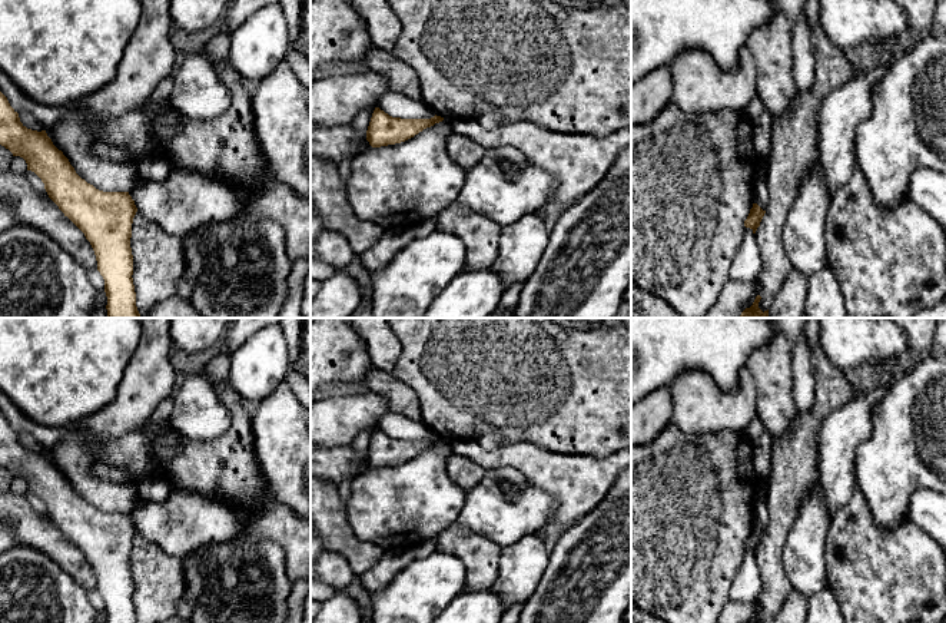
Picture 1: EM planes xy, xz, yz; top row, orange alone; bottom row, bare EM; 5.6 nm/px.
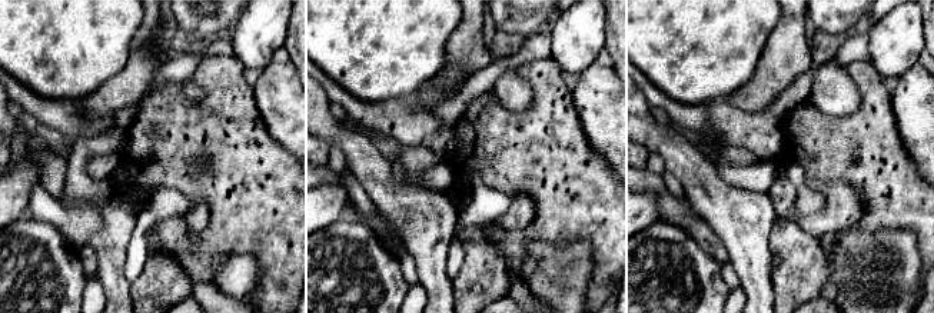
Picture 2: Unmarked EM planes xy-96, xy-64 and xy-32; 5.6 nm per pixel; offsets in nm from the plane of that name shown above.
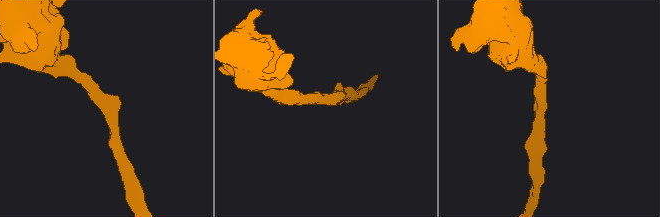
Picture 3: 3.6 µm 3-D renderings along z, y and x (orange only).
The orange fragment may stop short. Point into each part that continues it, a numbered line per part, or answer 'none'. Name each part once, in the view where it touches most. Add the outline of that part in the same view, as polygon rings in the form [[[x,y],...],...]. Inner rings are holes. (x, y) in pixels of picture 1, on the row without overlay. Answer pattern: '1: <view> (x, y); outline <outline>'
none

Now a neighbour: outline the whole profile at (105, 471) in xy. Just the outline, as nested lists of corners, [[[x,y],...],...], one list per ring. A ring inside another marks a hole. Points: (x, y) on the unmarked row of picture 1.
[[[99,463],[93,467],[92,474],[96,478],[122,483],[139,488],[140,480],[135,480],[132,474],[125,467],[110,465],[107,463]]]

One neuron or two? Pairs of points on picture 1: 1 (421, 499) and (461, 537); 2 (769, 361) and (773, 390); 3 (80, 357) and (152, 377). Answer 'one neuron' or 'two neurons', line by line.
1: two neurons
2: one neuron
3: two neurons

